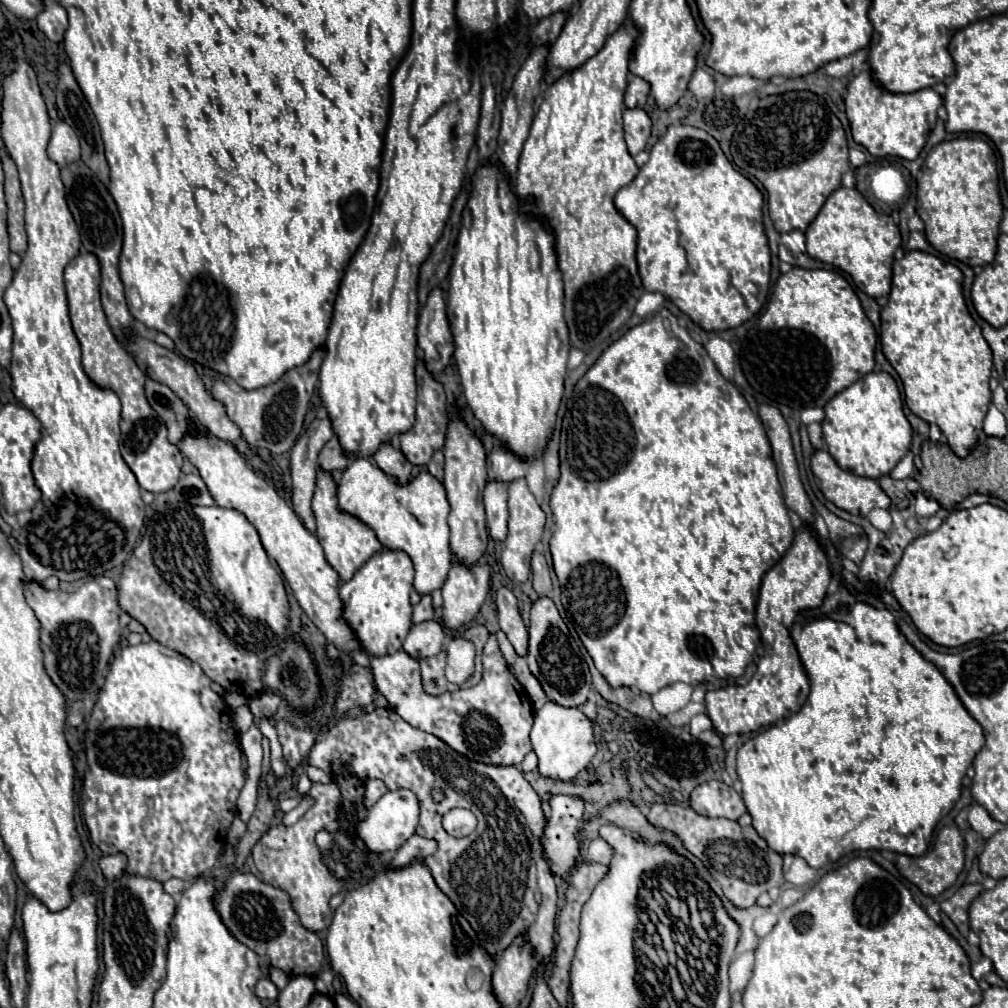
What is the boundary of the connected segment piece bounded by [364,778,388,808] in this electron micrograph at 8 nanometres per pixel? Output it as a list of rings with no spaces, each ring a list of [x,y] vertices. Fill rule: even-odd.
[[[368,780],[366,782],[366,800],[364,800],[364,804],[366,804],[366,808],[370,808],[372,804],[376,804],[376,800],[386,792],[388,788],[386,788],[386,784],[382,782],[382,780]]]

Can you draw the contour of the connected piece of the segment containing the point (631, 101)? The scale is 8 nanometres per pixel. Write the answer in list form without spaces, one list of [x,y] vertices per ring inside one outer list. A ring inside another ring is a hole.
[[[630,74],[628,78],[628,88],[626,88],[626,96],[624,96],[624,102],[626,102],[626,108],[642,108],[648,100],[648,94],[650,94],[650,84],[634,74]]]

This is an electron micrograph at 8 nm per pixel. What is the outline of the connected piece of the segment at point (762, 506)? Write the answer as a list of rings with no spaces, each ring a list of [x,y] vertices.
[[[662,308],[650,320],[630,328],[624,336],[610,344],[578,380],[572,398],[568,400],[562,428],[564,440],[560,446],[560,480],[550,496],[550,508],[556,520],[556,532],[550,538],[550,552],[554,560],[554,572],[562,586],[562,606],[570,614],[574,628],[592,656],[598,672],[614,688],[628,686],[646,694],[658,692],[664,688],[664,684],[674,682],[696,686],[700,682],[708,682],[710,676],[744,676],[746,666],[752,662],[754,650],[760,642],[760,632],[754,622],[760,580],[764,572],[772,568],[780,556],[784,556],[794,538],[788,508],[780,494],[782,486],[772,460],[772,448],[758,414],[750,410],[740,390],[718,372],[704,346],[692,340],[690,334],[678,326],[674,314]]]

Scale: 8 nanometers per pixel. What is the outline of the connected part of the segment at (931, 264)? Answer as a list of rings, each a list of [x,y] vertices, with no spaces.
[[[912,250],[902,260],[896,260],[892,292],[888,304],[880,312],[880,342],[884,356],[902,378],[908,408],[928,424],[938,424],[940,430],[946,434],[950,448],[964,458],[982,434],[982,420],[992,402],[990,374],[994,366],[992,350],[984,340],[980,326],[970,316],[966,300],[962,296],[962,280],[964,276],[956,264],[946,264],[944,260],[928,252]]]

